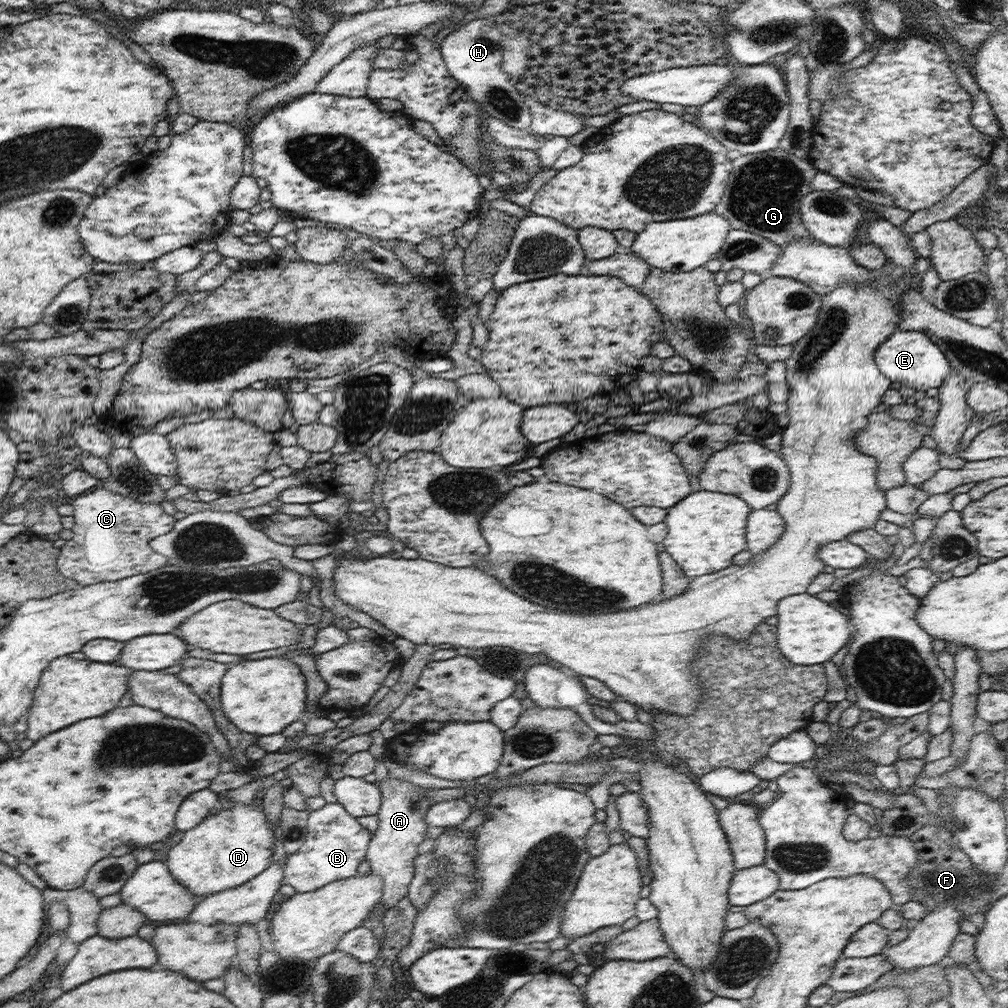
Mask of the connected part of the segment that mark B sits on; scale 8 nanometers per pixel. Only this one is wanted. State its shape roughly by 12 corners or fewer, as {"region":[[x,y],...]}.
{"region":[[338,802],[310,811],[284,883],[296,893],[356,876],[371,832]]}

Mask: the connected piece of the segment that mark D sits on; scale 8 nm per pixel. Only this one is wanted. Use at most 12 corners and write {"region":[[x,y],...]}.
{"region":[[259,798],[218,808],[170,848],[170,874],[202,900],[273,862]]}

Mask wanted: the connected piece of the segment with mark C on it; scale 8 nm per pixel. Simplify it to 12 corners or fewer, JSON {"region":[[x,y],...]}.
{"region":[[99,485],[78,496],[58,570],[83,587],[162,569],[177,522]]}

